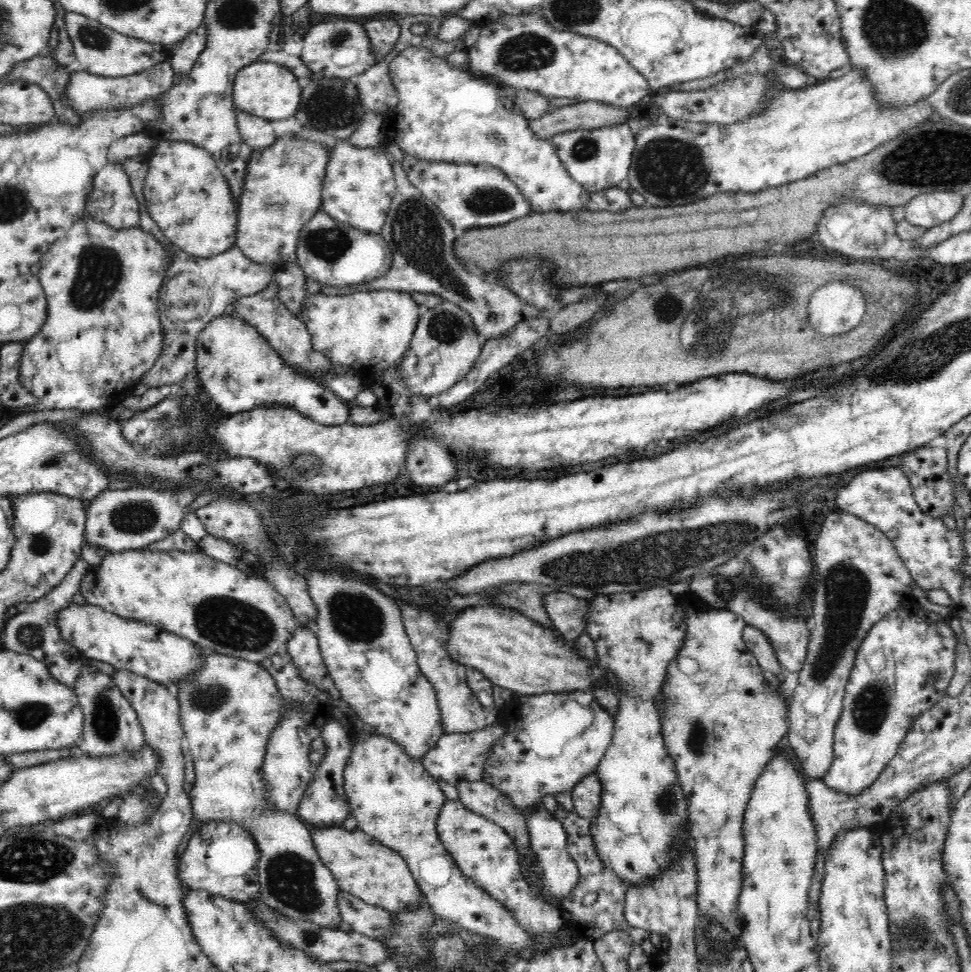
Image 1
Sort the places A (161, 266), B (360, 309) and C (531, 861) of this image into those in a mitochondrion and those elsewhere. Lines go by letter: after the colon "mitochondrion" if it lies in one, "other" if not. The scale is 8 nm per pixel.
A: other
B: other
C: other

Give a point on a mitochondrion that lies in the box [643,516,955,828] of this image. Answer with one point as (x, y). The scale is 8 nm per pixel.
(846, 589)

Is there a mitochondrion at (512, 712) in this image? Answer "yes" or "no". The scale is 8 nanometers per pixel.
no

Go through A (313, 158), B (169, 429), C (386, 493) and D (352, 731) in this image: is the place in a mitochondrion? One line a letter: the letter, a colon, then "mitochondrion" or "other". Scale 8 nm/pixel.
A: other
B: mitochondrion
C: other
D: other

